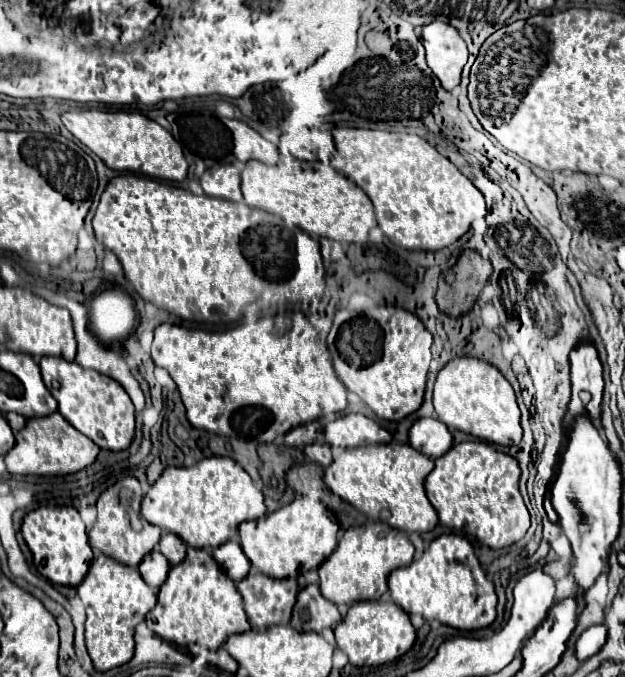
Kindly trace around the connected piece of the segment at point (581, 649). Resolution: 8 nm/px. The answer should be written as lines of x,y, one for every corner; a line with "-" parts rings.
593,625
593,627
589,627
577,639
577,643
575,643
575,647
577,647
577,651
575,651
577,659
583,661
583,659
595,655
605,645
605,641
607,641
607,625

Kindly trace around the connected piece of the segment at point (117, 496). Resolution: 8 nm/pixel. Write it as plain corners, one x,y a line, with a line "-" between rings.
125,477
107,491
103,491
97,501
97,523
89,533
91,547
103,551
123,565
139,565
141,557
145,557
145,553
151,553
153,547
159,543
159,527
149,525
139,515
141,499
143,491
135,477

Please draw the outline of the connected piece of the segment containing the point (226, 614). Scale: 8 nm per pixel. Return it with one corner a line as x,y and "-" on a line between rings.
195,547
187,549
183,563
171,567
167,581
159,589
157,605
147,613
145,623
169,643
199,643
209,649
219,649
229,635
251,629
235,581
221,571
209,549

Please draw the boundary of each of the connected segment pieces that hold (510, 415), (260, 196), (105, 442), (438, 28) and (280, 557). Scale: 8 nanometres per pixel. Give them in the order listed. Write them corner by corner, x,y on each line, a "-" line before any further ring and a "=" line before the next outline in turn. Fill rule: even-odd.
457,357
449,361
437,375
433,405
439,419
451,427
471,433
499,445
517,445
521,441
519,407
509,381
489,363
473,357
=
249,161
241,173
241,191
245,203
279,215
285,225
293,225
311,237
329,237
341,243
365,243
369,229
377,225
373,203
365,191
321,161
299,161
299,171
281,169
281,165
265,165
=
43,357
41,373
47,389
59,401
59,413
85,437
97,443
101,449
121,451
127,449
135,431
135,409
125,389
91,369
83,369
77,363
69,363
61,357
=
431,21
419,27
421,43
425,47
427,65
437,75
447,91
459,85
461,69
467,63
467,45
453,25
443,21
=
297,497
289,505
261,517
257,521
245,521
239,525
241,547
247,559
267,577
289,579
299,577
305,571
317,569
337,545
339,525
329,509
313,497

